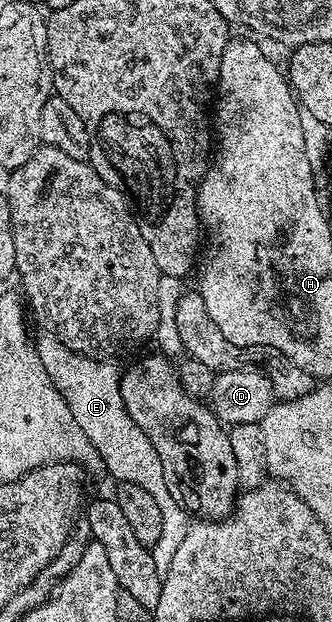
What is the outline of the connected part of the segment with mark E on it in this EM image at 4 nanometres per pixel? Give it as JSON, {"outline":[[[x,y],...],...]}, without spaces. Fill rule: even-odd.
{"outline":[[[39,334],[33,340],[37,354],[41,358],[41,366],[45,366],[45,374],[57,386],[61,398],[69,406],[73,414],[76,429],[99,452],[102,467],[112,476],[112,481],[133,482],[133,486],[142,486],[151,497],[157,498],[157,506],[161,506],[161,538],[150,545],[153,562],[157,562],[157,570],[166,574],[173,558],[177,555],[177,546],[185,542],[185,534],[189,527],[189,513],[179,504],[177,498],[169,490],[165,482],[165,470],[161,466],[161,458],[157,458],[157,450],[153,442],[145,436],[141,426],[133,420],[123,405],[119,384],[120,369],[115,369],[110,359],[82,356],[79,352],[71,352],[69,346],[57,342],[57,338]]]}

